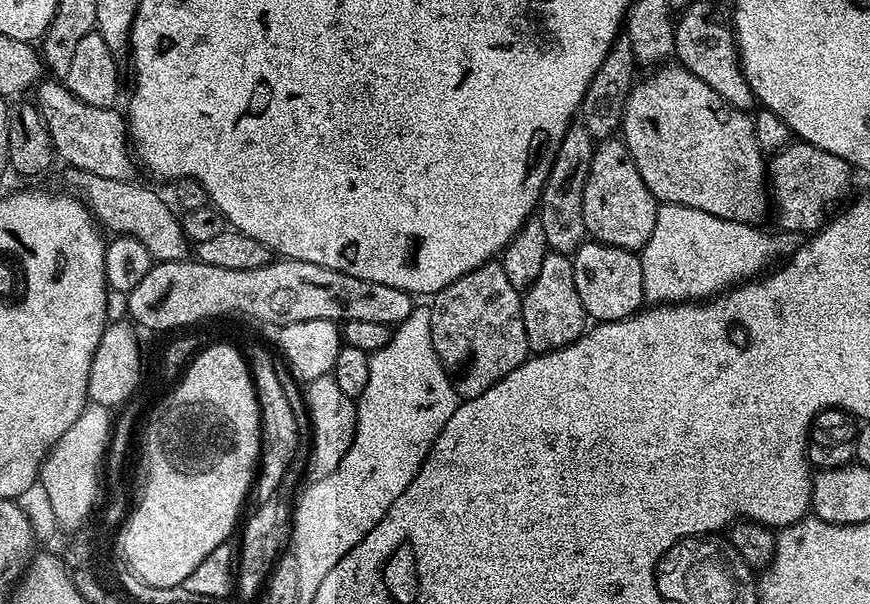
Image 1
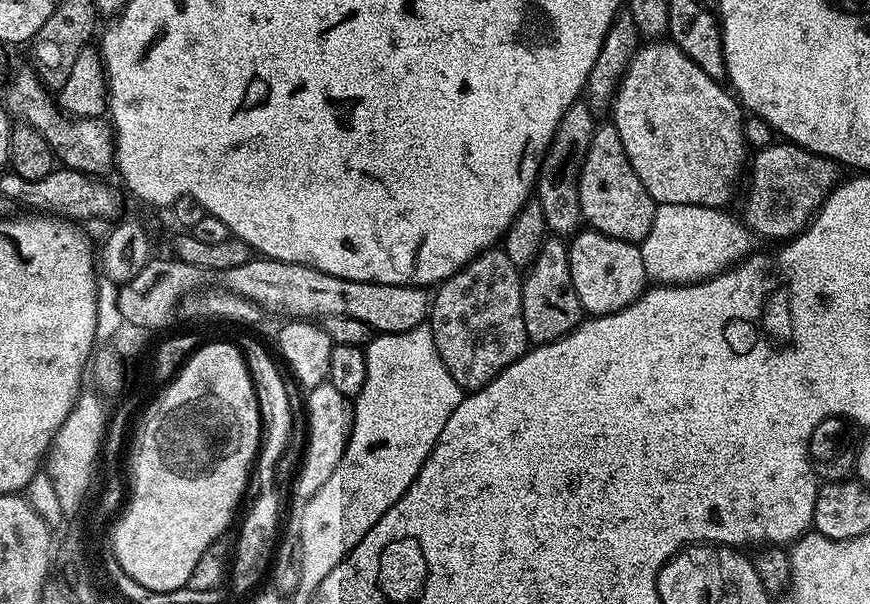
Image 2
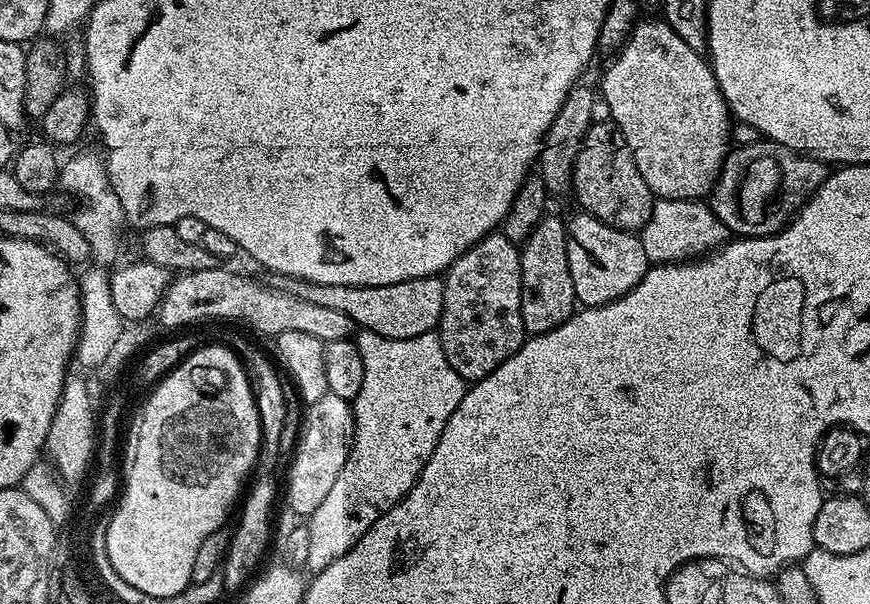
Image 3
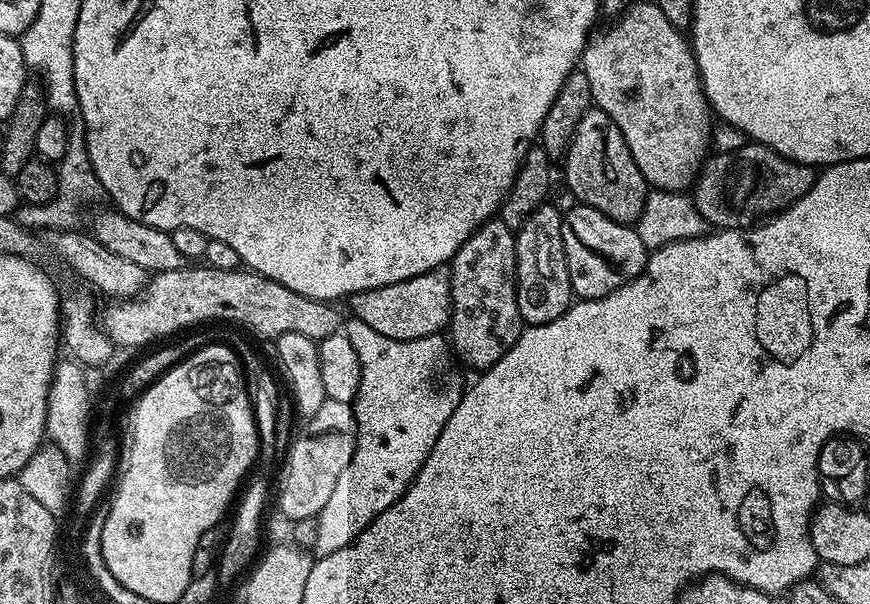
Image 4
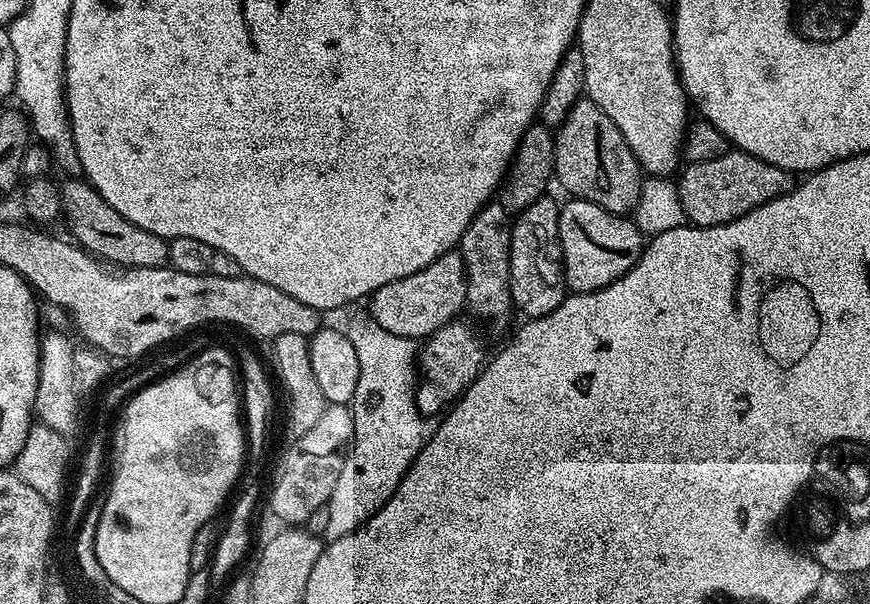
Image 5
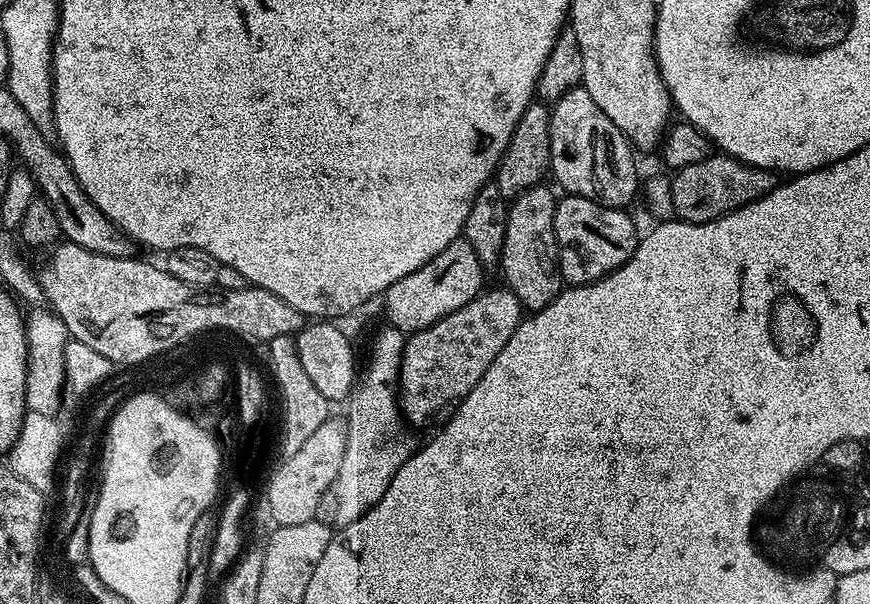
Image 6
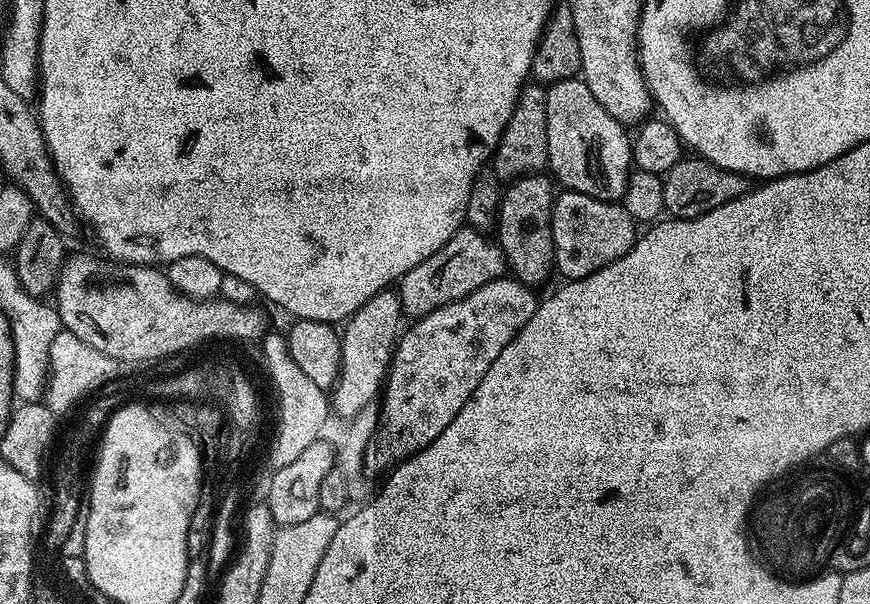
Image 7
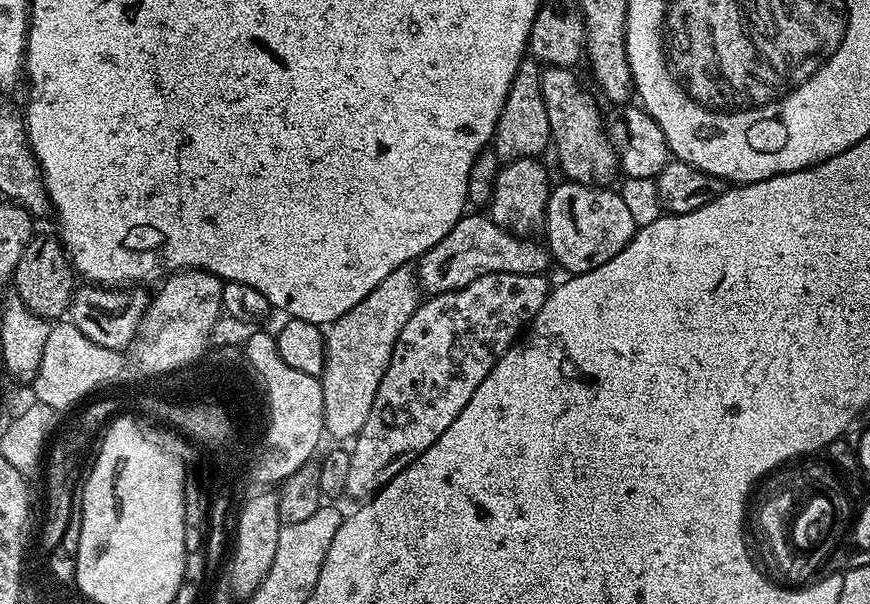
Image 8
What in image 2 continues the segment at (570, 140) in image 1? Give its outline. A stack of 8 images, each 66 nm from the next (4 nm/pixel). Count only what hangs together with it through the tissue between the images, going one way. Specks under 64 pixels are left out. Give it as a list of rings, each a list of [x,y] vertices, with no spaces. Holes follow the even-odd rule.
[[[587,103],[572,104],[566,110],[566,114],[562,114],[558,130],[550,142],[548,152],[544,155],[540,174],[536,178],[534,196],[542,206],[542,214],[546,214],[546,226],[553,237],[571,238],[581,231],[580,171],[597,127],[597,117],[593,115]]]

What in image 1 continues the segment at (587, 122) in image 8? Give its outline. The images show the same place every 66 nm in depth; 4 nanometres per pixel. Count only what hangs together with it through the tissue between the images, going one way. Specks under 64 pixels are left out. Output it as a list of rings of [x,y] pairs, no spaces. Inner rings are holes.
[[[623,139],[599,141],[592,154],[582,198],[582,214],[586,218],[588,236],[599,244],[639,253],[646,242],[650,242],[650,234],[654,234],[657,207],[658,201],[650,194],[646,182],[642,182],[642,174],[638,174],[638,166],[634,166]]]

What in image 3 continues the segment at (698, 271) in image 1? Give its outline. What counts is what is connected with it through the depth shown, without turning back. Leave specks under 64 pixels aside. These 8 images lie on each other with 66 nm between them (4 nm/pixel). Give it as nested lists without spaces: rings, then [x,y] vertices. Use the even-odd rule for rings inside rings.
[[[657,199],[650,210],[650,218],[639,229],[642,250],[653,265],[688,262],[693,258],[711,254],[729,239],[730,233],[711,207],[703,199],[661,200]]]

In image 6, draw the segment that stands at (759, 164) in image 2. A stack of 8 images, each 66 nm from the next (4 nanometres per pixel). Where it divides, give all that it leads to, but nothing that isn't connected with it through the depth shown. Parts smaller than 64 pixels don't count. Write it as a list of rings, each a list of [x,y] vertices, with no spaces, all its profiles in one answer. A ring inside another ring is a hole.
[[[713,154],[702,162],[694,162],[694,166],[679,169],[671,177],[672,182],[672,212],[681,220],[692,224],[701,224],[717,220],[727,212],[733,212],[744,204],[762,198],[778,180],[767,168],[755,168],[735,160],[733,156]]]

